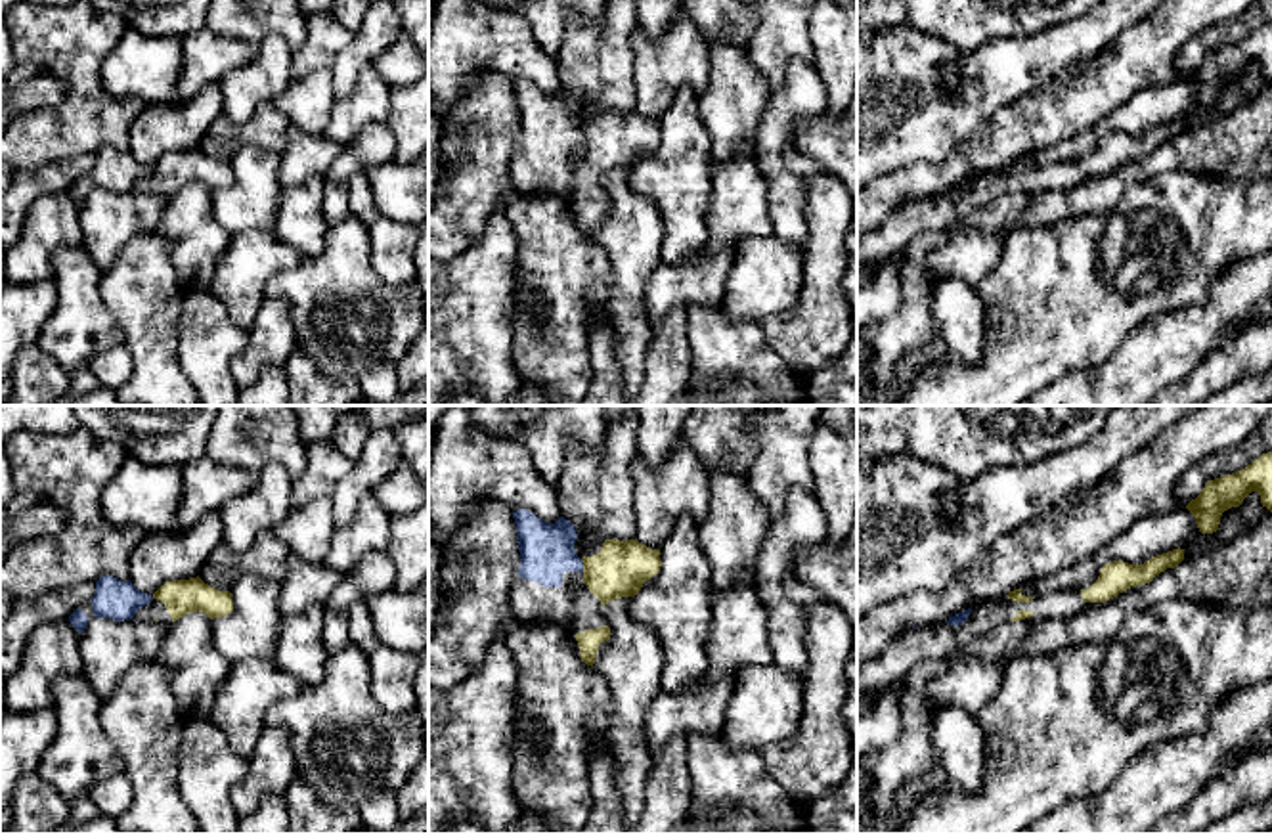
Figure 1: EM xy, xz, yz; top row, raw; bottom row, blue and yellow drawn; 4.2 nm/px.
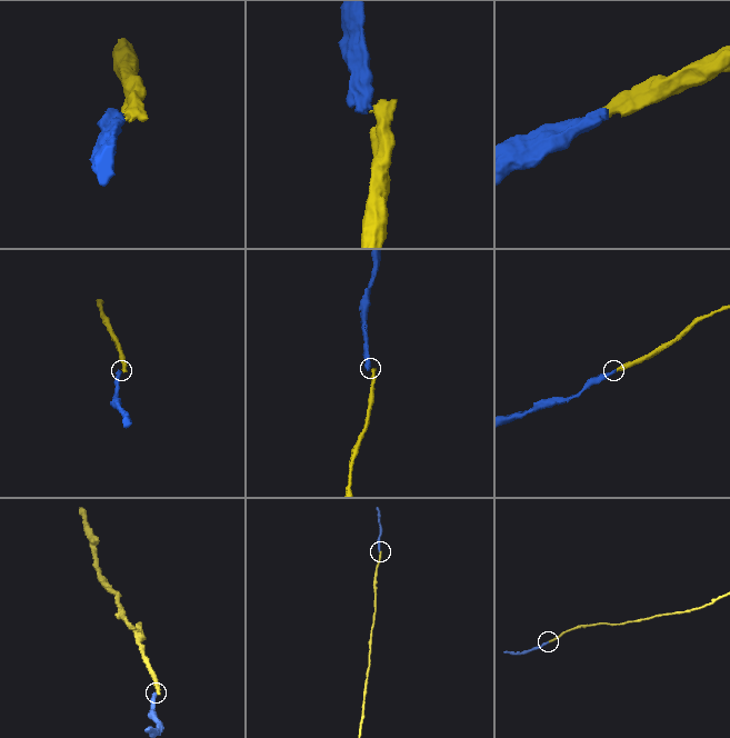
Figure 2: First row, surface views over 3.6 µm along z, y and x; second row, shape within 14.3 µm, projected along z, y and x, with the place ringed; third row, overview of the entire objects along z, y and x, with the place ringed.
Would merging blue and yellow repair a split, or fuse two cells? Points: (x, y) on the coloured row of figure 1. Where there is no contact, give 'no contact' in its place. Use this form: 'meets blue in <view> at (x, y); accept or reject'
meets blue in xz at (582, 565); reject

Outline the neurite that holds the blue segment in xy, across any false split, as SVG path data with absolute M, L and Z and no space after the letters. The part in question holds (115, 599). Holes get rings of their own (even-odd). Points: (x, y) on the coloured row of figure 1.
M101 576L96 582L94 597L77 608L69 622L82 633L92 618L109 618L117 622L132 620L134 614L153 601L151 595L134 587L130 580Z

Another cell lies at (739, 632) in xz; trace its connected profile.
M744 576L733 589L712 593L706 679L735 683L744 668L771 662L769 622L754 578Z

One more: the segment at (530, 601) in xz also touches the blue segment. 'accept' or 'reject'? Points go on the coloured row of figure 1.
accept

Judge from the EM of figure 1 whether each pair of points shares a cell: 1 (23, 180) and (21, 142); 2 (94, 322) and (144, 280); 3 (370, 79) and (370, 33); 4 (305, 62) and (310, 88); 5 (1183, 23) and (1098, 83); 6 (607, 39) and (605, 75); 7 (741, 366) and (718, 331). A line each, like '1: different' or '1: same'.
1: different
2: different
3: different
4: different
5: same
6: same
7: same

